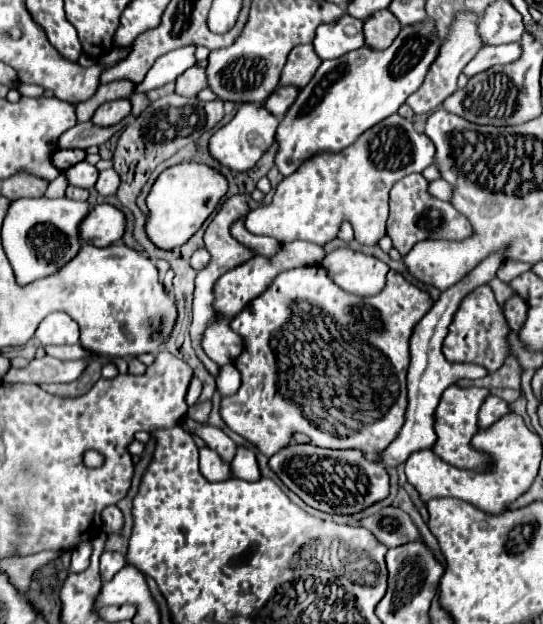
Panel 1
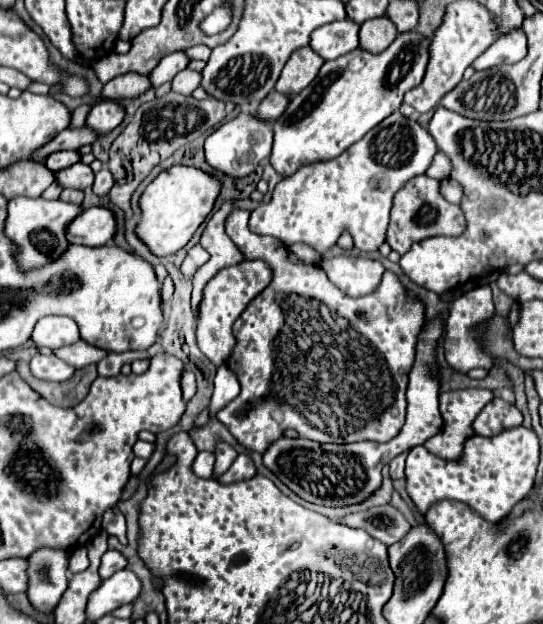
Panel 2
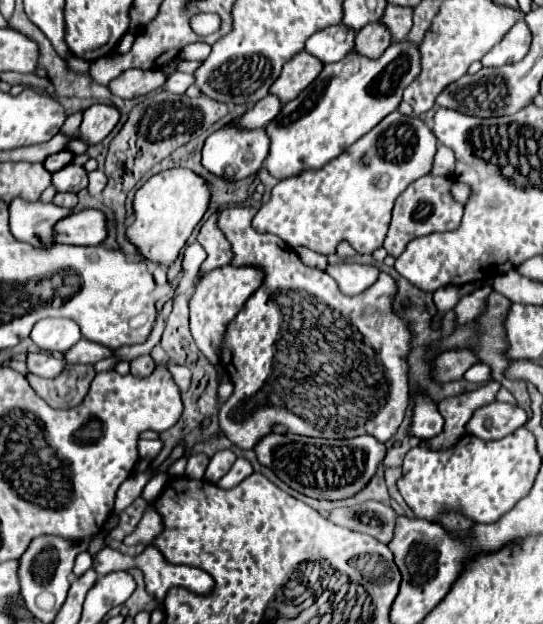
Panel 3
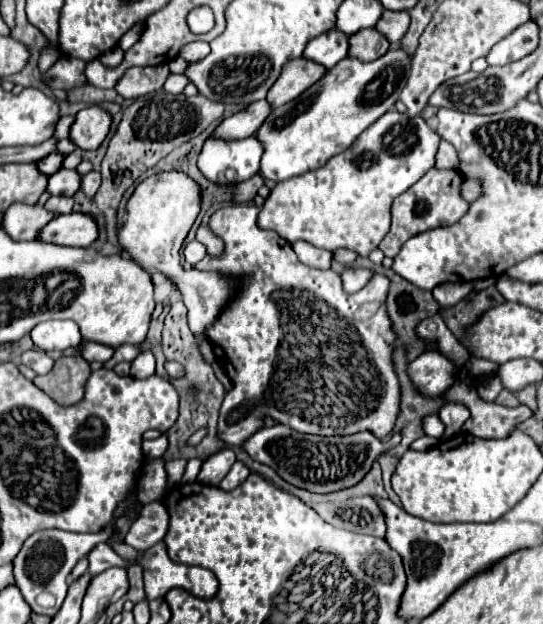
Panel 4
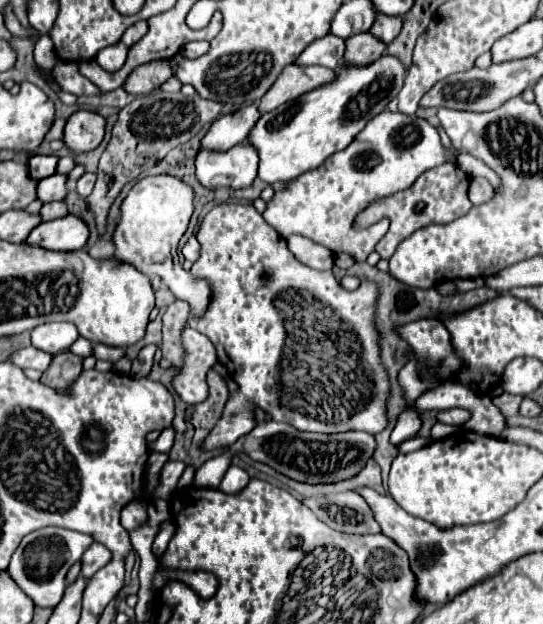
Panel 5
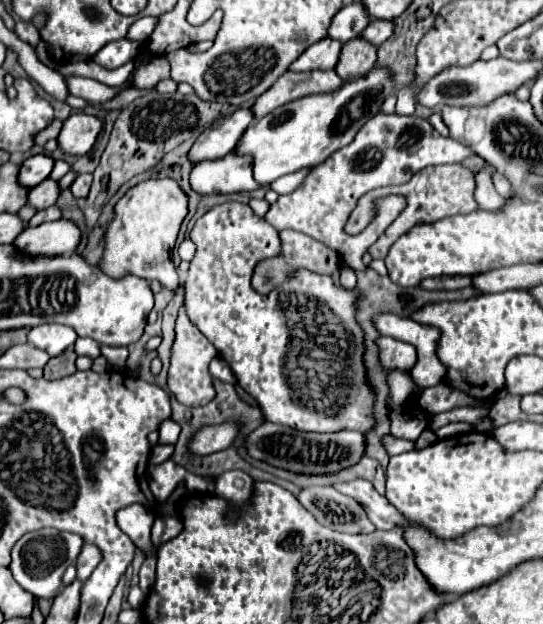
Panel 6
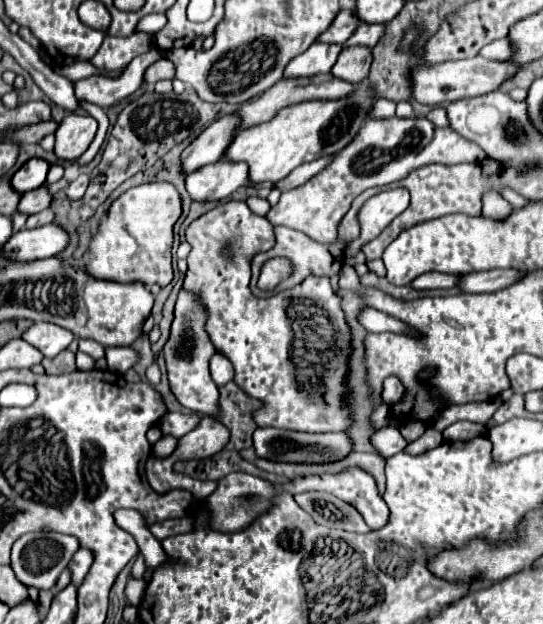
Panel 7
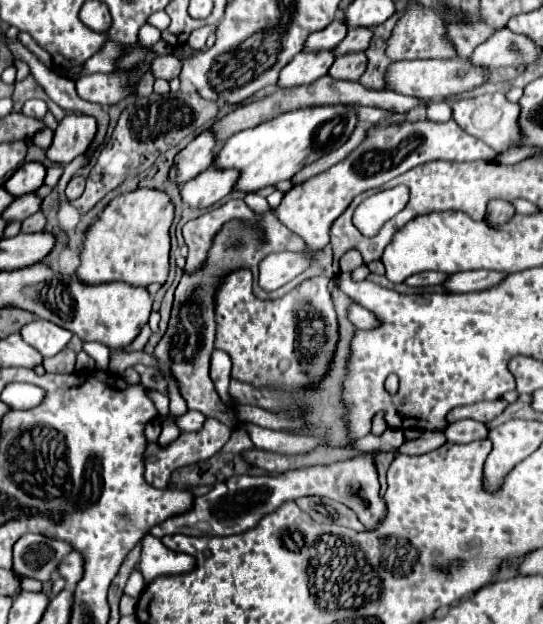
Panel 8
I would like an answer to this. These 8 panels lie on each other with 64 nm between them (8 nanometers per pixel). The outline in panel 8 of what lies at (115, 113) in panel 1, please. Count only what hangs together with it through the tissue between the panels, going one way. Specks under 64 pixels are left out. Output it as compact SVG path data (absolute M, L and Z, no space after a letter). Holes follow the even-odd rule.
M68 114L54 130L54 142L46 154L58 164L68 164L90 148L96 132L98 124L94 116Z

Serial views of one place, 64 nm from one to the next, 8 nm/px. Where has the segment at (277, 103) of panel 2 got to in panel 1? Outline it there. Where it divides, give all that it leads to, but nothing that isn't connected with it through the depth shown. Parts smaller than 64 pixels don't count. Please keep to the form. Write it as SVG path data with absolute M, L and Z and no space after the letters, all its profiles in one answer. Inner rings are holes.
M278 86L278 90L270 96L270 100L266 100L264 108L270 108L274 116L284 116L298 98L298 92L300 92L298 86Z

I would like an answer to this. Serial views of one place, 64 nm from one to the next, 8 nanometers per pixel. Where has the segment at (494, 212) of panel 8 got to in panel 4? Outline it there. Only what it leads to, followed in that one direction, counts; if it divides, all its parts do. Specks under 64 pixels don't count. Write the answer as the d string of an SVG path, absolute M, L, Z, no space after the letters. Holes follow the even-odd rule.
M464 180L462 186L460 186L460 196L466 200L466 202L472 202L480 196L480 184L476 180Z

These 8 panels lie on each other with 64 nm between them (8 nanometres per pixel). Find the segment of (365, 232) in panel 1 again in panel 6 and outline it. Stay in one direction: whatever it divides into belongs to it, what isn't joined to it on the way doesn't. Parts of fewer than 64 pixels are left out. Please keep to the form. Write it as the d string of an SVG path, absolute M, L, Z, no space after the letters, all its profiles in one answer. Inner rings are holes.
M378 114L370 122L362 126L362 132L342 150L334 152L326 162L318 164L310 176L304 178L302 186L286 196L278 196L270 210L266 212L266 220L276 230L296 230L308 234L310 238L326 244L328 248L340 252L340 256L356 270L364 270L366 265L362 256L368 248L380 238L380 234L392 224L398 210L404 208L402 198L386 198L378 200L376 204L376 218L372 224L356 236L344 232L344 224L350 212L356 208L356 200L362 198L366 192L384 186L398 186L406 184L416 172L424 170L426 166L436 164L454 164L462 162L470 156L470 148L458 144L456 140L442 138L434 126L424 118L414 116L400 116L400 114Z

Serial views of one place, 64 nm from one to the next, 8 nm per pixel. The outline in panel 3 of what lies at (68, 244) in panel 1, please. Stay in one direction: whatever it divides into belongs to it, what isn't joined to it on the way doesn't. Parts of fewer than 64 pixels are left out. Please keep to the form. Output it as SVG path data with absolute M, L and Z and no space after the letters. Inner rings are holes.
M14 198L10 202L10 232L16 240L34 248L54 244L54 224L70 216L70 208L56 206L54 202L28 202Z

